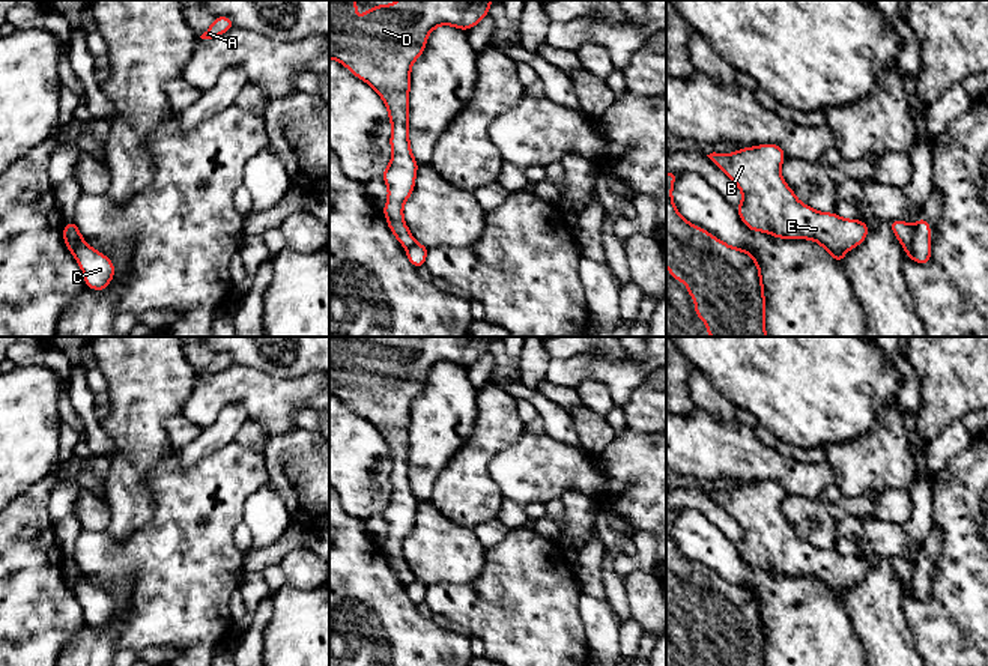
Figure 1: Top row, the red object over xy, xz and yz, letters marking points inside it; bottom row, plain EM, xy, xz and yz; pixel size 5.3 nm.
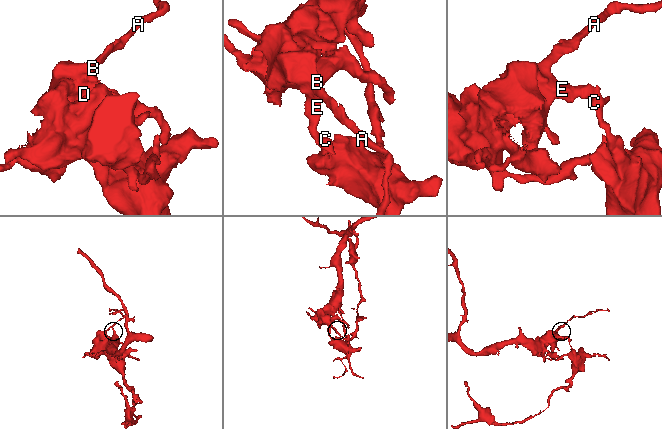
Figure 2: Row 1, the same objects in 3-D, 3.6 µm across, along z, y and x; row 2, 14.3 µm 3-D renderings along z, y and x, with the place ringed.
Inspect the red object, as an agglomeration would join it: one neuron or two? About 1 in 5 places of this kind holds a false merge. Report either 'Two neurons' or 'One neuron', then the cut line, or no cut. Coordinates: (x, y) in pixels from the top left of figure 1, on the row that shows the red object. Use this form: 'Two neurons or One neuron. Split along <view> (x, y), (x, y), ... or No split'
Two neurons. Split along yz (916, 227), (907, 254)

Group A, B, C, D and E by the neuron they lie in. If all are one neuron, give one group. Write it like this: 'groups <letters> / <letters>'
groups A B D E / C

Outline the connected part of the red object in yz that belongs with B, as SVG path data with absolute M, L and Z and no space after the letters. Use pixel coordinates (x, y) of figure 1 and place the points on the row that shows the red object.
M777 144L707 156L740 188L743 203L735 209L753 232L817 241L839 265L845 253L860 245L869 233L860 219L844 219L835 212L818 212L799 201L780 176L785 153Z

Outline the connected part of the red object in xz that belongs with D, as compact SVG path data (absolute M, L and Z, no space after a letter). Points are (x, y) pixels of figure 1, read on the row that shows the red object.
M329 0L329 59L341 62L355 77L368 83L386 104L392 134L392 156L380 174L388 185L388 200L382 212L397 241L408 250L417 241L403 219L403 203L415 186L418 162L409 144L411 66L423 54L429 33L447 24L469 30L489 15L492 0L399 0L396 5L376 5L362 12L356 27L356 0Z

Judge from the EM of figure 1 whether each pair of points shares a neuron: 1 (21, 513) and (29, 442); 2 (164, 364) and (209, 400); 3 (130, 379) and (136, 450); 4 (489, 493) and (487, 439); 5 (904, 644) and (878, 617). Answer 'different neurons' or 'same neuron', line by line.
1: different neurons
2: different neurons
3: same neuron
4: same neuron
5: same neuron

